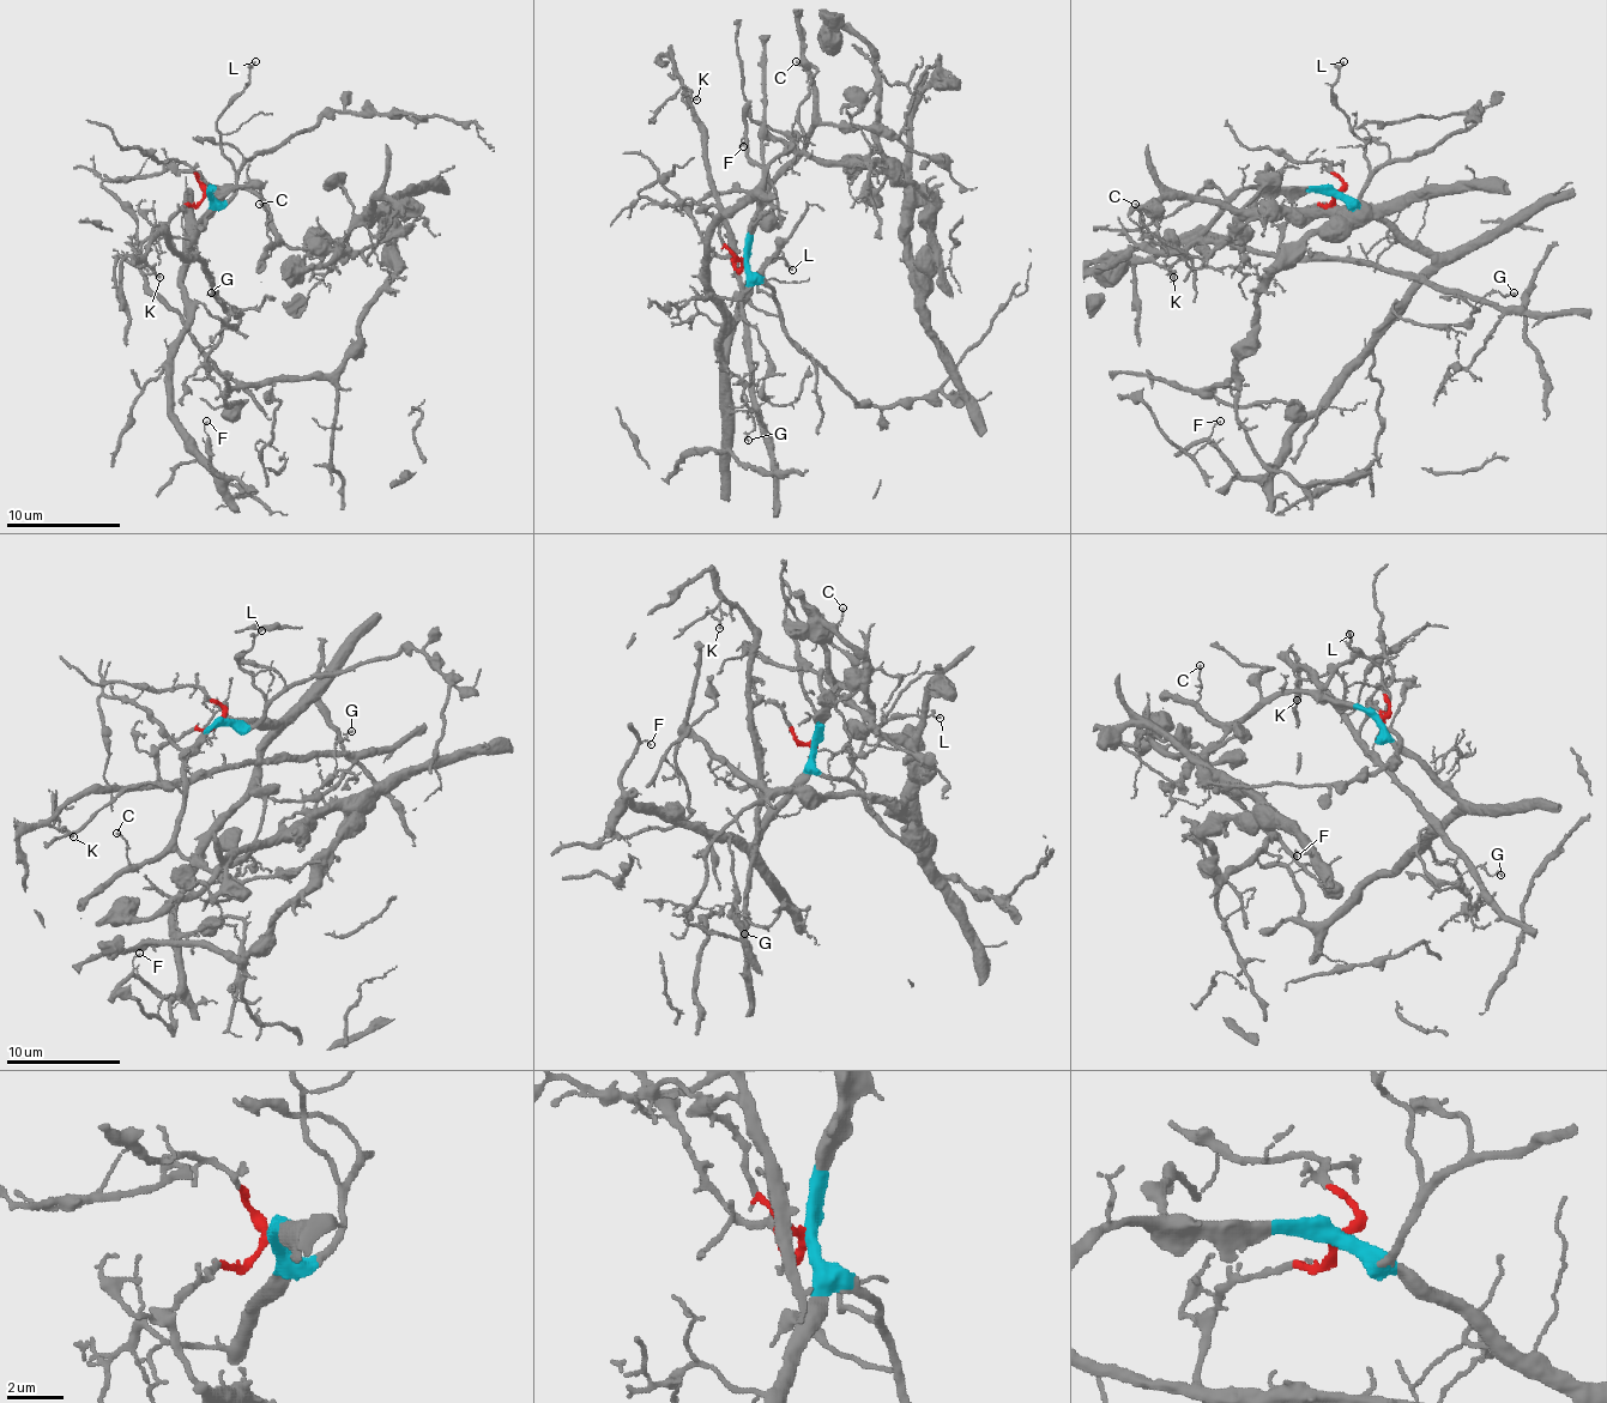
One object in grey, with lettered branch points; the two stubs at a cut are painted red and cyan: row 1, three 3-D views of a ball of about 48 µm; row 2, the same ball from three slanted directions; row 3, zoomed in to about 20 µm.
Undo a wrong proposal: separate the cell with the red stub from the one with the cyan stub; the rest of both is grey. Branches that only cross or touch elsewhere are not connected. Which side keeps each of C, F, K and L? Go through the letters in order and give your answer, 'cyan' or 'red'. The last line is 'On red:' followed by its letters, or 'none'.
C: cyan
F: cyan
K: red
L: cyan
On red: K

